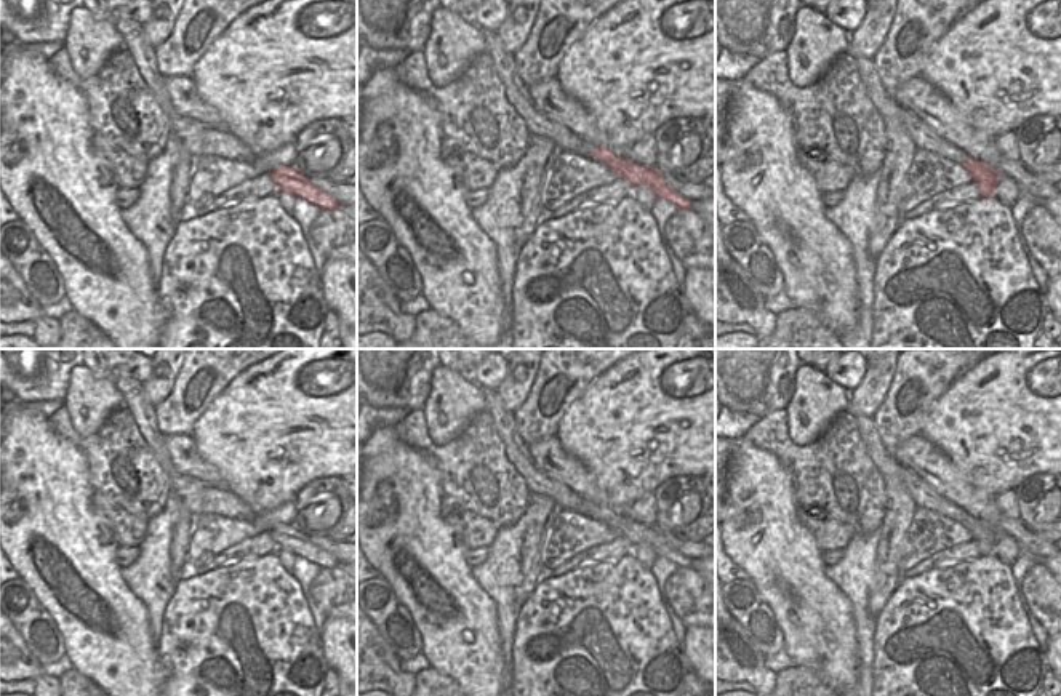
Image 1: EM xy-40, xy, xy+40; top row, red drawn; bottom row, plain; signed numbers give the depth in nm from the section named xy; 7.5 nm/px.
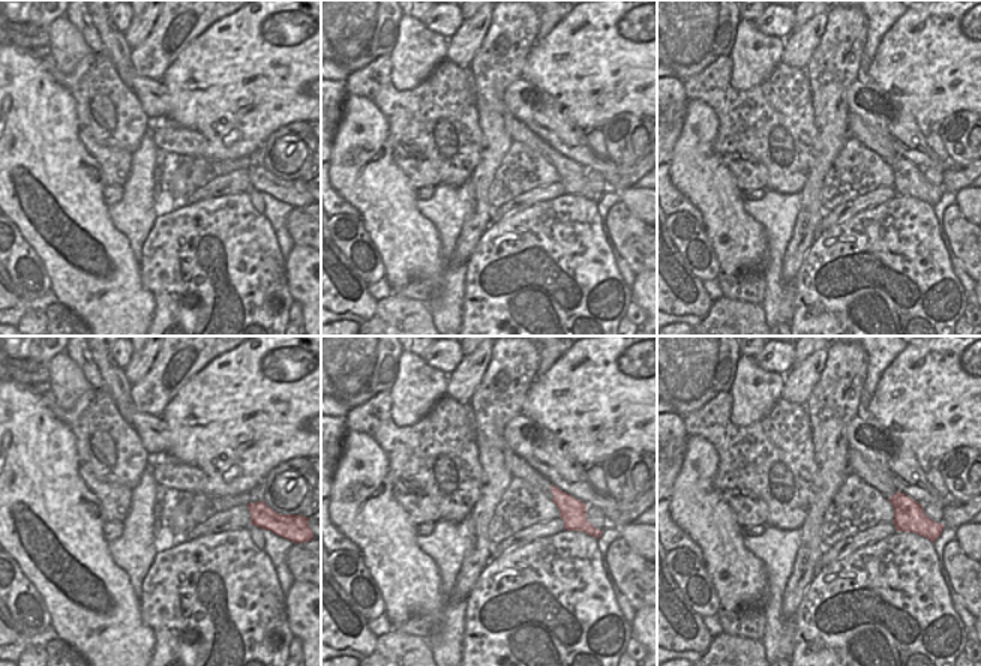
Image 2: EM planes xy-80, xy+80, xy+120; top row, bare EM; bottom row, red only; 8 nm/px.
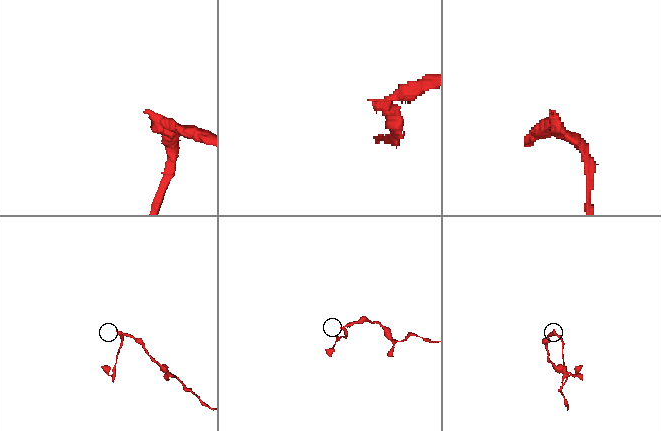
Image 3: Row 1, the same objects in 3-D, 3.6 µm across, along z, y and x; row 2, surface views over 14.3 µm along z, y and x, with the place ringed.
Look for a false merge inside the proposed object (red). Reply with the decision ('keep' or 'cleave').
cleave

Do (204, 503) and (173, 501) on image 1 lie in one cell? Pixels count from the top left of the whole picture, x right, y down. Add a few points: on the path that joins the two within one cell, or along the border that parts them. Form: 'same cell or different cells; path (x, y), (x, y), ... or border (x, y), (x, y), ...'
different cells; border (173, 492), (181, 503)

